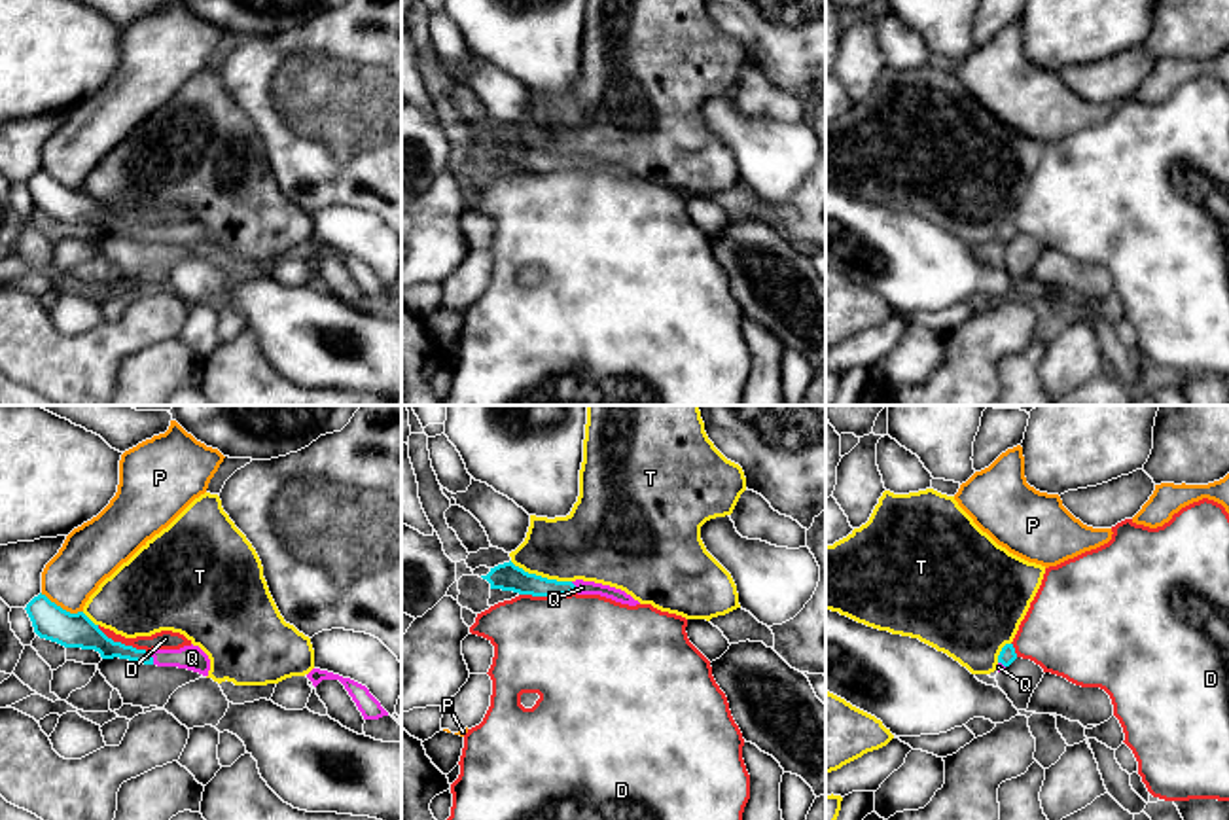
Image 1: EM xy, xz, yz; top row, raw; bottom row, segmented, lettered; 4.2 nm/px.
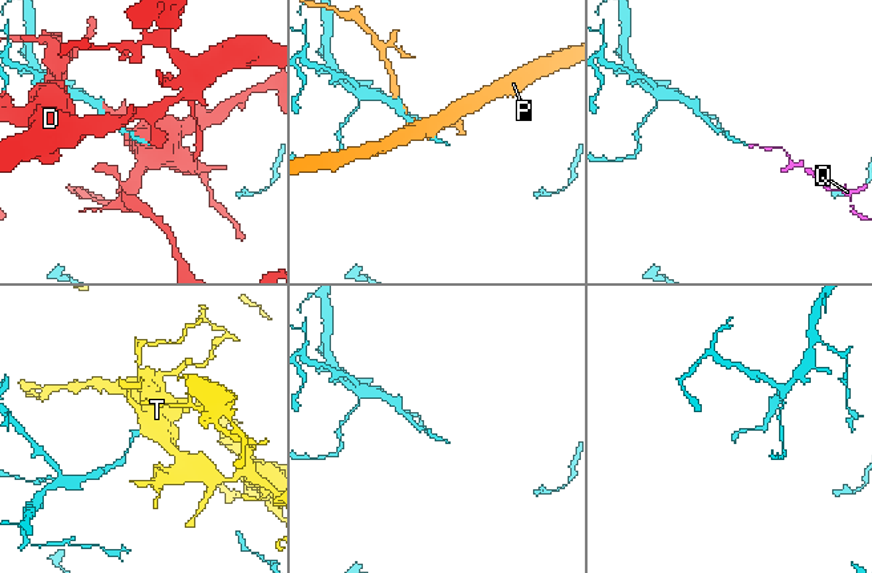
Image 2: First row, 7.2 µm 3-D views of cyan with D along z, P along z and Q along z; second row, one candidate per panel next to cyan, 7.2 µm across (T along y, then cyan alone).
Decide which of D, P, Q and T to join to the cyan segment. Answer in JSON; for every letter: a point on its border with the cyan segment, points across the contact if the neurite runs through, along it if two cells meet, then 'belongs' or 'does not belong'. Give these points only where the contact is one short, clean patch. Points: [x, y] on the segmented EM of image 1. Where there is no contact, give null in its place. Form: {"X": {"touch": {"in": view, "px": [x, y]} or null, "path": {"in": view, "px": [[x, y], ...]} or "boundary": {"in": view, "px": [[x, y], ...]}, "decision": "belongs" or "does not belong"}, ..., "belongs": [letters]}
{"D": {"touch": {"in": "xz", "px": [546, 595]}, "decision": "does not belong"}, "P": {"touch": {"in": "xy", "px": [59, 606]}, "decision": "does not belong"}, "Q": {"touch": {"in": "xy", "px": [152, 658]}, "path": {"in": "xy", "px": [[97, 641], [108, 650], [152, 658], [192, 658]]}, "decision": "belongs"}, "T": {"touch": {"in": "xz", "px": [540, 576]}, "boundary": {"in": "xz", "px": [[510, 561], [529, 572], [570, 582]]}, "decision": "does not belong"}, "belongs": ["Q"]}

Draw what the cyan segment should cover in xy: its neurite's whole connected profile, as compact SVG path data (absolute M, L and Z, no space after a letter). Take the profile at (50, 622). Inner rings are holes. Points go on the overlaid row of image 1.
M45 595L34 597L27 604L27 614L40 638L64 648L95 650L102 659L129 659L144 665L178 667L208 676L210 659L199 646L180 650L136 650L108 638L83 612L70 614L51 602Z

